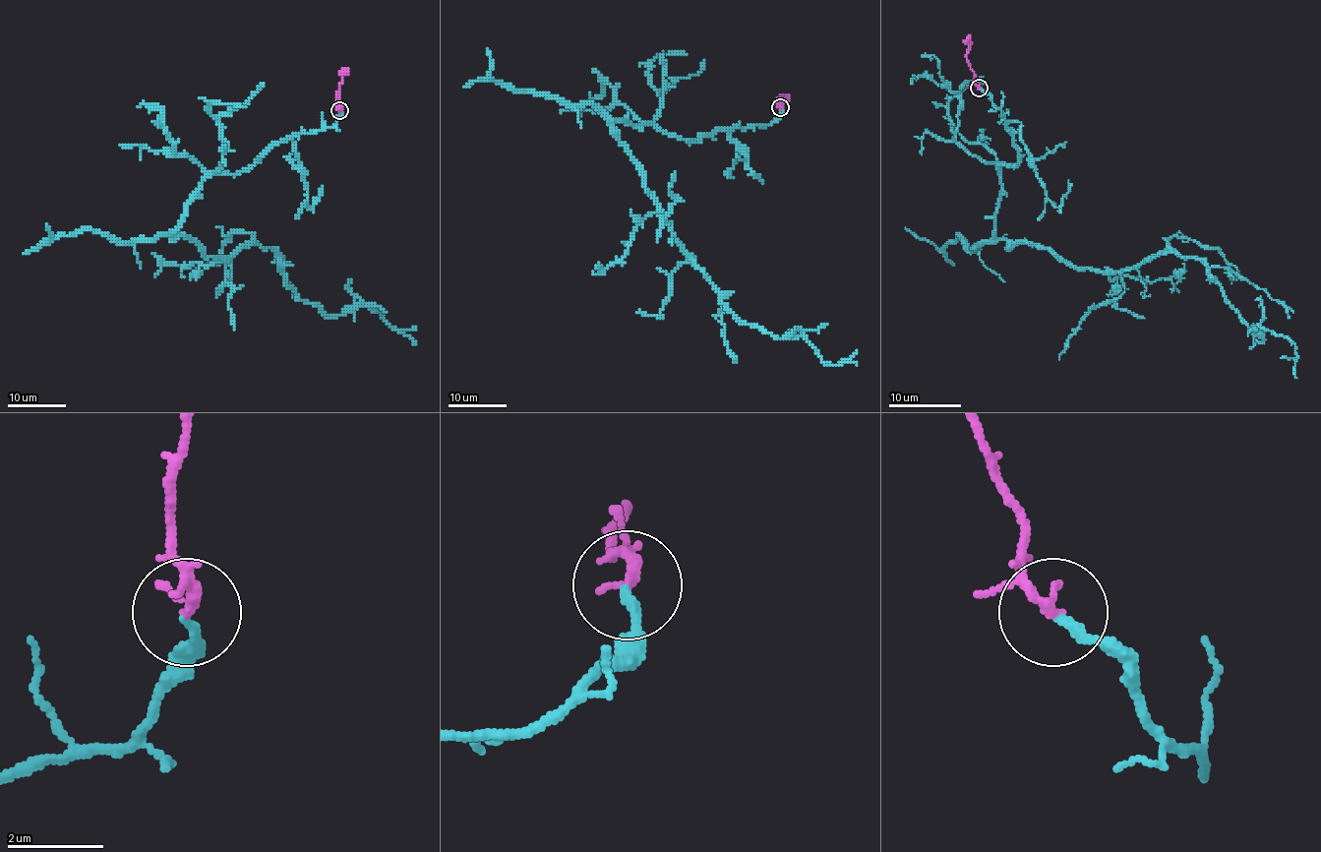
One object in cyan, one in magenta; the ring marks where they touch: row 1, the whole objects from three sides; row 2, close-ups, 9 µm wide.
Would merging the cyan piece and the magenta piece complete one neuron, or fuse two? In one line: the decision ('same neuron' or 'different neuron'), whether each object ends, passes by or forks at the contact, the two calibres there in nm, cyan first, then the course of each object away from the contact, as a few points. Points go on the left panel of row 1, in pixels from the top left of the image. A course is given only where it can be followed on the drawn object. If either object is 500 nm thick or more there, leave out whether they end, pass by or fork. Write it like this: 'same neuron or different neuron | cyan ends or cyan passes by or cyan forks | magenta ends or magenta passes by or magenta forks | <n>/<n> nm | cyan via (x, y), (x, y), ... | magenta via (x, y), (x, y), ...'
same neuron | cyan ends | magenta forks | 200/140 nm | cyan via (340, 110), (210, 174), (170, 232), (214, 258), (270, 246), (302, 301), (330, 317), (363, 304), (416, 344) | magenta via (340, 110), (341, 72), (346, 68)

